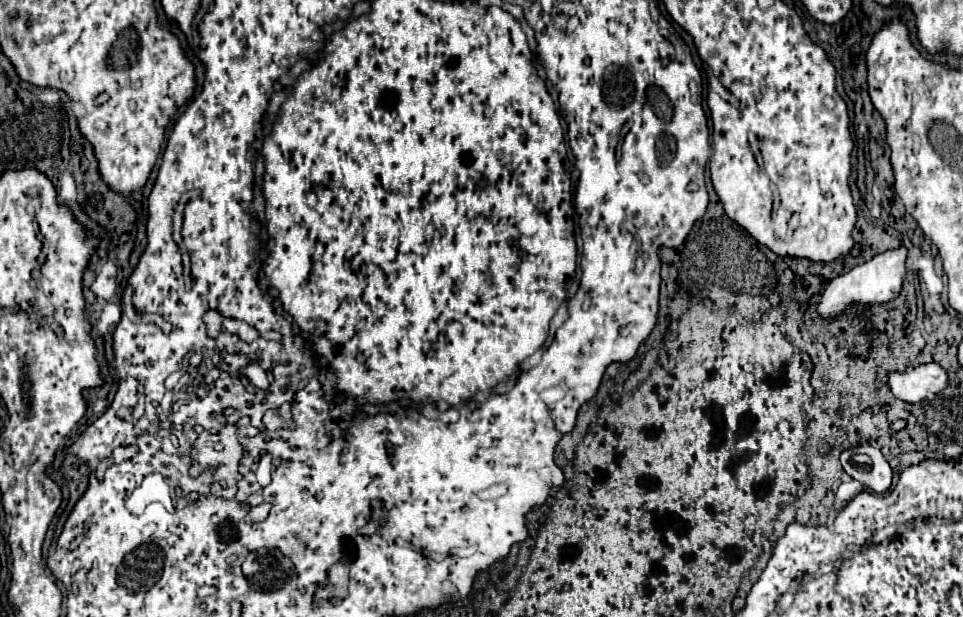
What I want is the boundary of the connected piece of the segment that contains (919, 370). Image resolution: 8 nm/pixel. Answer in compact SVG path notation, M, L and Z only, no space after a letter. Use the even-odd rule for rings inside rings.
M939 363L919 365L905 373L893 371L889 387L895 397L907 403L923 403L929 395L937 395L947 387L947 371Z

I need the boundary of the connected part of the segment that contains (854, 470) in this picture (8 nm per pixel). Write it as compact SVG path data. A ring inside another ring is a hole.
M871 445L843 451L841 465L847 475L861 481L873 493L885 493L891 487L893 471L881 451Z

